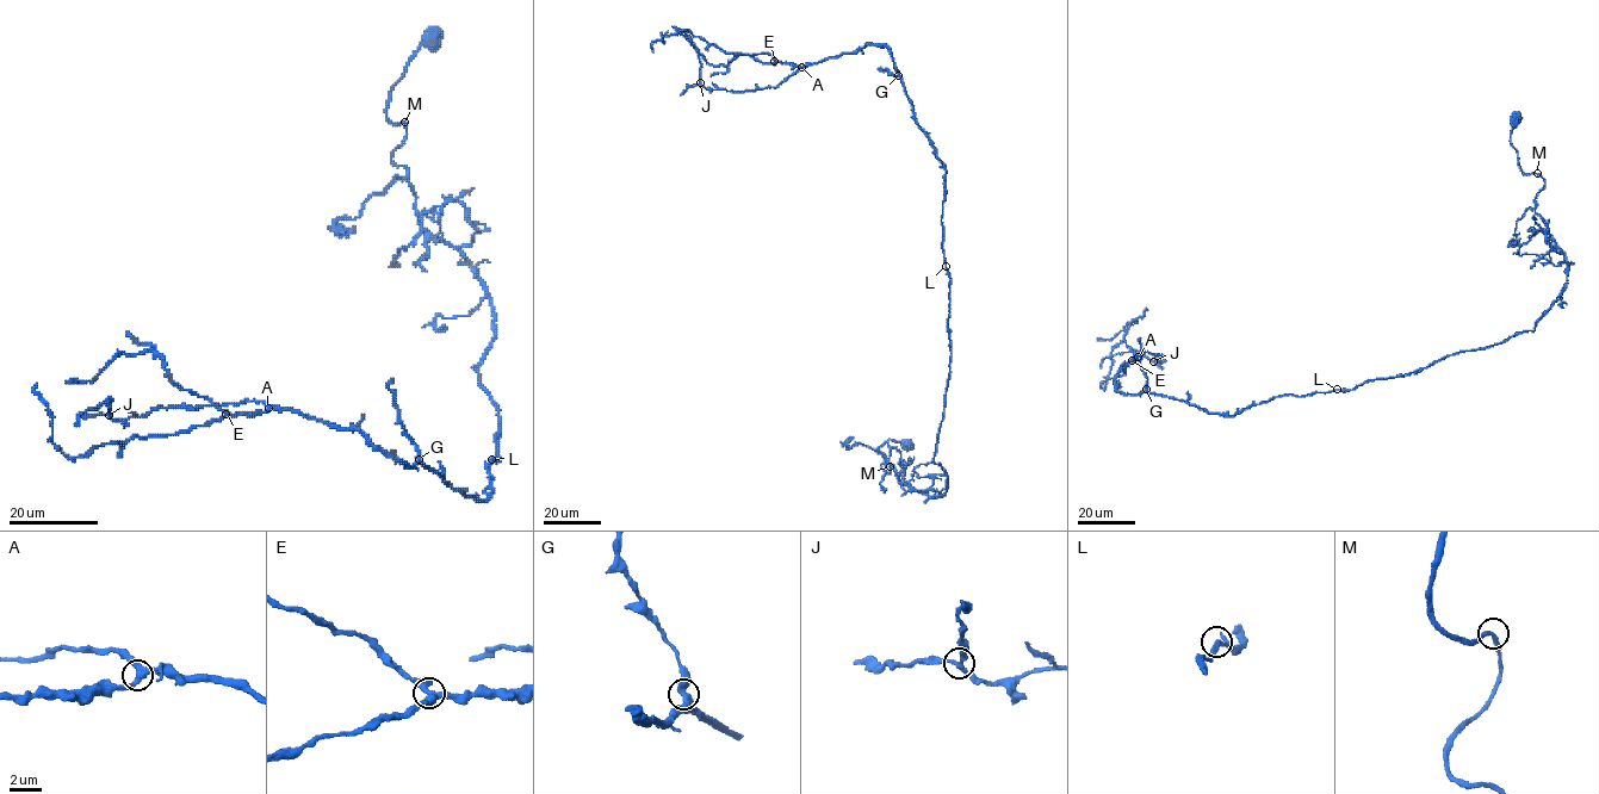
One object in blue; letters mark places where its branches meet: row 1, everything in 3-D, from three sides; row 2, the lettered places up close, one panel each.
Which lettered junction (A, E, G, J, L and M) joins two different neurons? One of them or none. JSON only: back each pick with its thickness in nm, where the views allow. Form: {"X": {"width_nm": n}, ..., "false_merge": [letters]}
{"false_merge": []}

